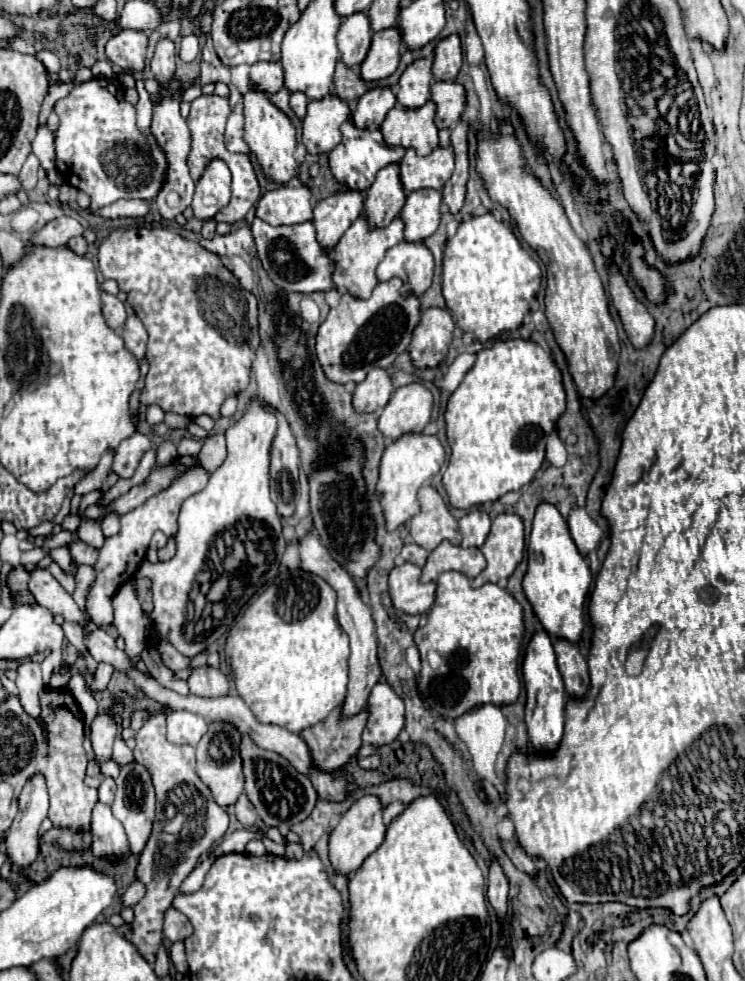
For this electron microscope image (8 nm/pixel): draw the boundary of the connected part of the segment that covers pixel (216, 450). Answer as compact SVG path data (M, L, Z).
M222 433L218 435L208 435L204 439L204 445L198 453L200 457L200 463L212 473L214 469L218 469L222 463L224 463L224 457L226 457L226 439Z

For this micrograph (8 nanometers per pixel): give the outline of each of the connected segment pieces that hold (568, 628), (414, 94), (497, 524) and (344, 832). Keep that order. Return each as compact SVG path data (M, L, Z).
M540 505L532 523L528 545L528 571L524 577L524 593L552 639L578 643L584 633L584 601L592 583L586 559L578 553L568 525L554 505Z
M416 59L400 77L396 97L404 107L420 107L430 99L432 59Z
M500 513L492 521L490 535L480 547L488 567L472 579L474 587L486 581L498 583L502 577L510 577L524 555L524 523L516 513Z
M364 795L356 799L352 807L344 813L340 823L330 833L330 843L328 843L330 861L336 871L352 875L364 863L364 859L380 847L386 835L386 823L382 819L382 813L384 813L384 805L376 795Z

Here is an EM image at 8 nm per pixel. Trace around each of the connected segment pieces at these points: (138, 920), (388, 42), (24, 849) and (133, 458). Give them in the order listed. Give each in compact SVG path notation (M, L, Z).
M150 717L142 729L124 728L121 737L136 739L134 759L148 765L156 787L156 819L150 839L140 855L136 869L138 879L146 885L146 895L134 905L134 921L128 939L138 947L140 955L154 965L156 951L162 943L162 915L172 905L180 883L198 865L200 857L212 849L212 843L220 841L228 829L228 813L214 801L210 789L200 781L194 771L196 757L190 745L172 745L166 741L166 717Z
M398 27L376 31L368 57L360 65L360 75L366 81L376 81L392 75L398 69L402 53L402 33Z
M32 777L32 781L28 781L28 785L24 785L24 789L20 793L20 813L16 815L16 821L12 823L12 829L6 831L4 853L8 855L12 865L26 869L36 861L36 857L38 857L38 827L46 819L46 815L48 815L48 793L46 793L46 785L44 785L44 777Z
M140 432L134 437L120 443L120 447L114 451L112 461L112 473L116 473L122 479L130 479L144 455L153 444L150 438Z

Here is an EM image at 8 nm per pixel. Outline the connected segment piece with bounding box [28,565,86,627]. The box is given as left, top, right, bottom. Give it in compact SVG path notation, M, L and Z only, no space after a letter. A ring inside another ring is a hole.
M32 565L32 567L28 567L28 573L30 573L28 589L40 605L44 605L46 609L52 609L54 615L56 613L64 615L64 619L68 619L68 621L78 621L80 627L84 627L86 619L80 613L78 605L46 569Z

